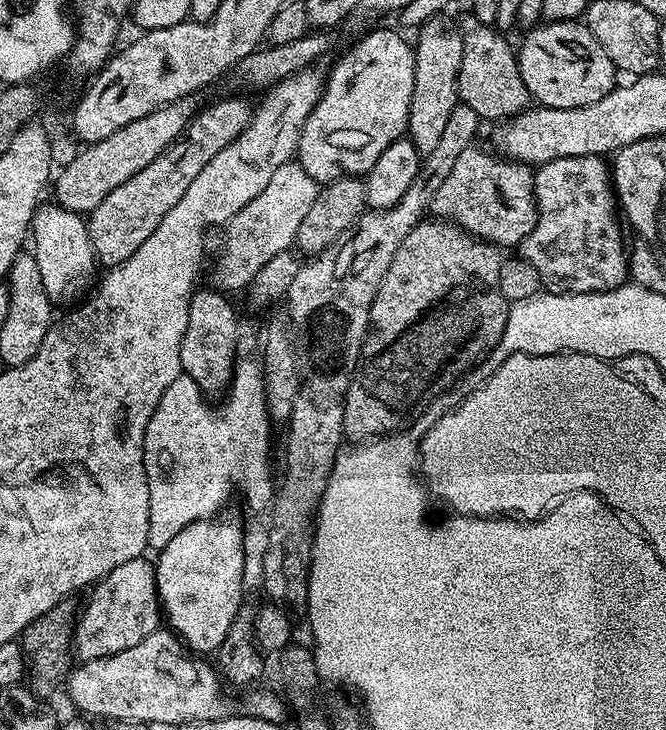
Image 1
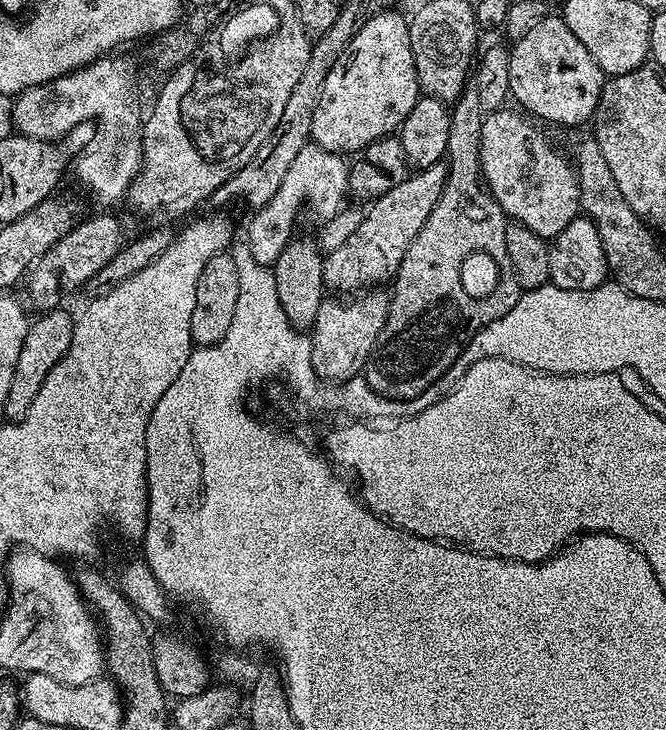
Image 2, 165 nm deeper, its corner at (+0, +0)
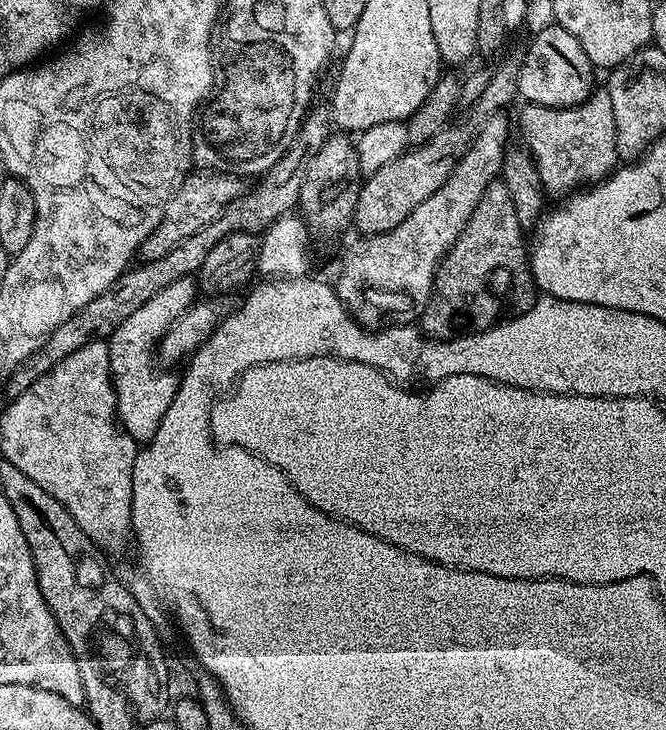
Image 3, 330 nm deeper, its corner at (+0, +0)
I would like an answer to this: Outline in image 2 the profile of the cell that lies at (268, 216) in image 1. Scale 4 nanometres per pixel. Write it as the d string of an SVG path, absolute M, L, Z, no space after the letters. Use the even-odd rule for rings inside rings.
M315 142L304 145L304 149L290 162L290 170L286 170L286 178L282 178L282 186L278 186L278 194L264 208L255 213L252 225L248 228L247 247L252 250L252 257L259 264L272 266L278 254L282 254L284 247L288 245L294 233L297 231L296 219L300 216L300 211L304 208L304 203L308 200L308 195L315 188L336 188L340 196L347 197L348 190L348 169L349 161L341 158L335 152L328 152L325 148L320 148Z

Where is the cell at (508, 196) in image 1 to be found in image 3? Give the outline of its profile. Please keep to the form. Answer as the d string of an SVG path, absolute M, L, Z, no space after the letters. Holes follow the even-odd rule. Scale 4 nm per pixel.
M606 90L589 92L587 100L572 108L547 108L529 103L523 107L520 112L522 144L536 165L538 184L545 193L553 192L556 198L567 197L603 180L617 167L612 107Z

